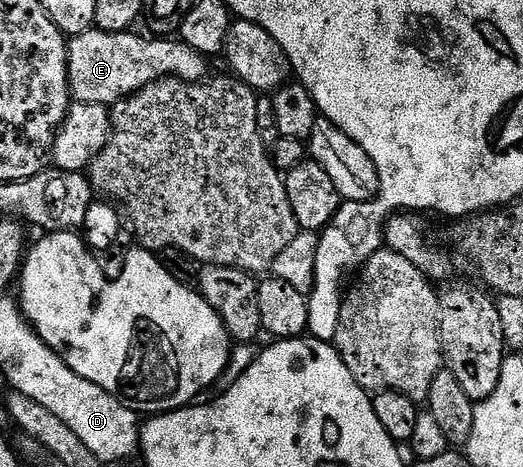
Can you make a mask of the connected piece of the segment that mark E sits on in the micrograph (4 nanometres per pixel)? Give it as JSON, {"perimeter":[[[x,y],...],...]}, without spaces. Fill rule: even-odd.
{"perimeter":[[[89,30],[80,36],[71,37],[68,44],[68,86],[73,101],[81,104],[102,104],[111,106],[117,100],[125,99],[145,88],[147,84],[153,84],[155,80],[175,78],[189,82],[200,82],[205,79],[208,72],[209,61],[201,52],[196,52],[189,44],[176,38],[147,38],[132,36],[127,32],[102,32]]]}

